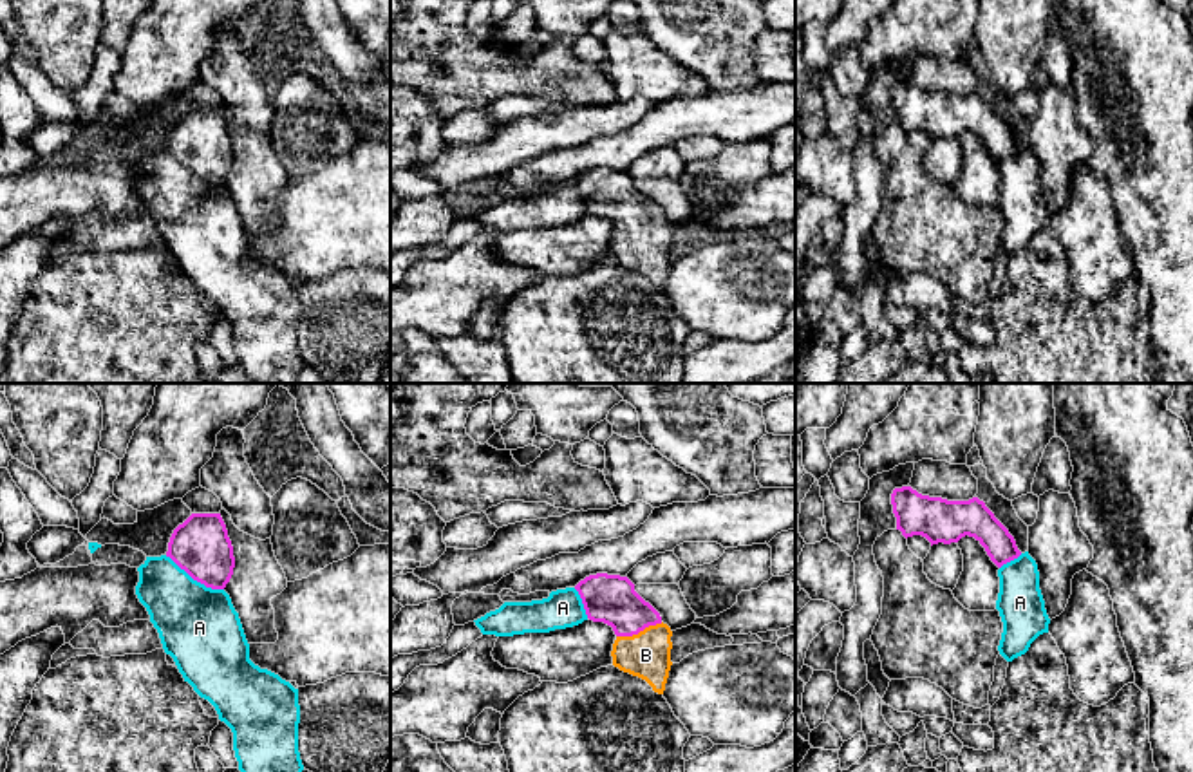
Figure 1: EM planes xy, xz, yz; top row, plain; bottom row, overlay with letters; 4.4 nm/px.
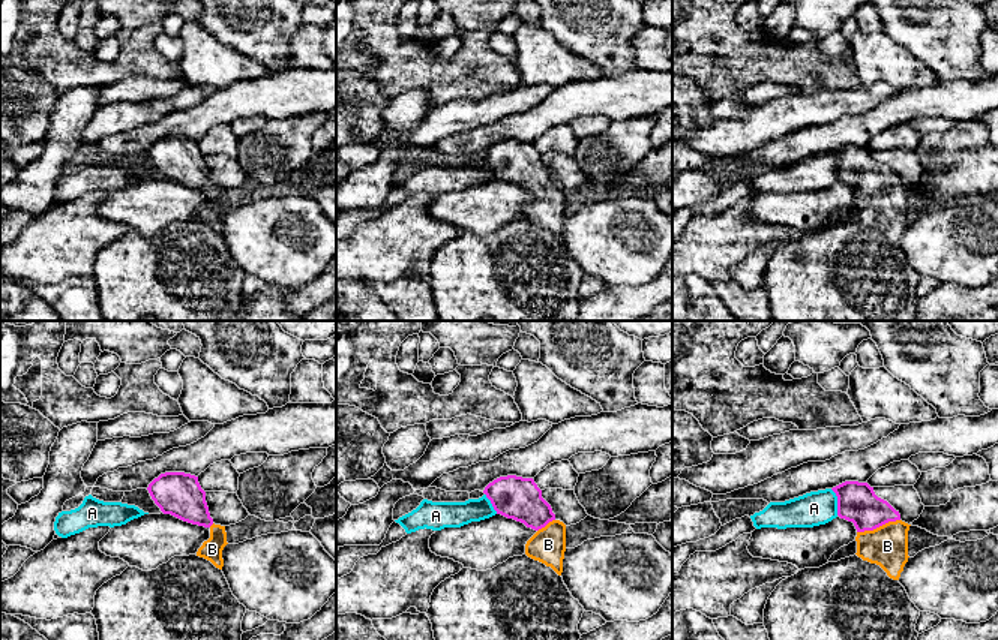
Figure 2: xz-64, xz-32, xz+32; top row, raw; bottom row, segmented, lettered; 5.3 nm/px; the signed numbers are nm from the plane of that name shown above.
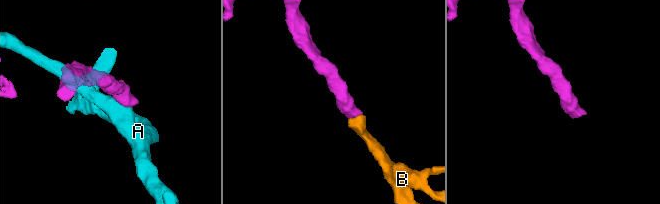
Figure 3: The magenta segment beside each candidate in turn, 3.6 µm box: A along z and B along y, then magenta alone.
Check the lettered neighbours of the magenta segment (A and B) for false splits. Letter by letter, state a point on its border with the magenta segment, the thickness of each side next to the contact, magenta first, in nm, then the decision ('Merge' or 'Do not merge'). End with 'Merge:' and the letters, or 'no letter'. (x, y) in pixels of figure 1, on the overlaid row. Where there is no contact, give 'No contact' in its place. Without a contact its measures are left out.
A: Touches magenta at xy (194, 579). Thickness 260 nm (magenta) against 360 nm. Do not merge
B: Touches magenta at xz (638, 631). Thickness 220 nm (magenta) against 200 nm. Merge
Merge: B

